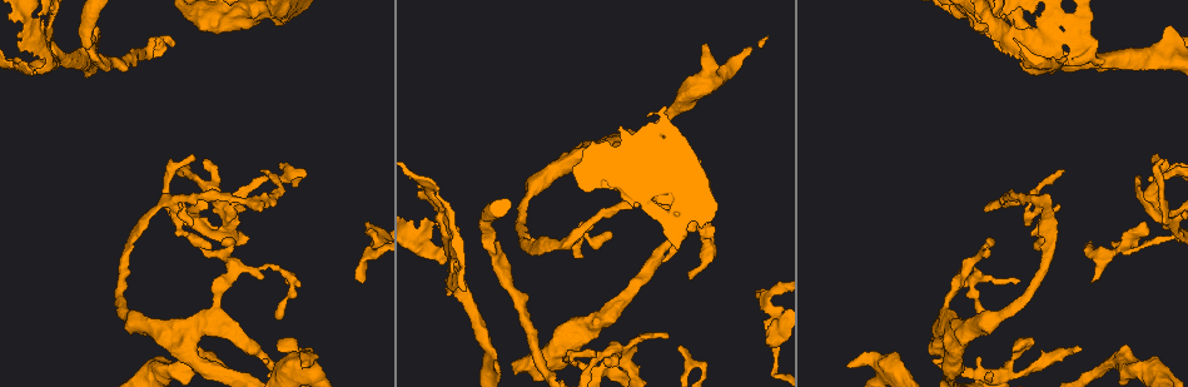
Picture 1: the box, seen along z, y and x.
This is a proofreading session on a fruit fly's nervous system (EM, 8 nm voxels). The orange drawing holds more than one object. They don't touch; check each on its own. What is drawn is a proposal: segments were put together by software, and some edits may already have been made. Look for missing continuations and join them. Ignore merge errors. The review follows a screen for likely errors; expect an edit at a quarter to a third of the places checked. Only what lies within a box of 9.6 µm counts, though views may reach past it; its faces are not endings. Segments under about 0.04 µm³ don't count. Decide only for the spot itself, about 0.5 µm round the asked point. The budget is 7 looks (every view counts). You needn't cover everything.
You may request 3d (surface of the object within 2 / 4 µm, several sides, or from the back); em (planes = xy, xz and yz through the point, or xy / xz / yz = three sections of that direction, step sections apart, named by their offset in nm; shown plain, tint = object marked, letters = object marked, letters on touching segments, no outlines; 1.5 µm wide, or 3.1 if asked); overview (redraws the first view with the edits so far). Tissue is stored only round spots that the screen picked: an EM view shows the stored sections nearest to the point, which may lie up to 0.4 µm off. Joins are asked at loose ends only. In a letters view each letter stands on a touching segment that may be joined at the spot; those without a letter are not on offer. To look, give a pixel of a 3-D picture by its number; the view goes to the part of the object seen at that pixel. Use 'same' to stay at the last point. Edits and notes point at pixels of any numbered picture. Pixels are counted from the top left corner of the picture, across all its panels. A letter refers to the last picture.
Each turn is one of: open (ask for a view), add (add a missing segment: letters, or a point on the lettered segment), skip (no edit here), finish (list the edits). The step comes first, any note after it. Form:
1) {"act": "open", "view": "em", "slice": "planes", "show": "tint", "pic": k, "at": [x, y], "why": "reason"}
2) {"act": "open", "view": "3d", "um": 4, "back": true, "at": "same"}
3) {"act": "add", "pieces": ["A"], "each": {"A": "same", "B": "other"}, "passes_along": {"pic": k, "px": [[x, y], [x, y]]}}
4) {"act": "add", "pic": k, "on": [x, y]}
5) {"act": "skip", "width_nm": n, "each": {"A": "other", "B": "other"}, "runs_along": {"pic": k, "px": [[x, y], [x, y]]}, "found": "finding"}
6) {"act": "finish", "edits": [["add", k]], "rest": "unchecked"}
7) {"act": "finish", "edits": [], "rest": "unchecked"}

{"act": "open", "view": "em", "slice": "yz", "step": 4, "show": "letters", "pic": 1, "at": [97, 45], "why": "free end"}

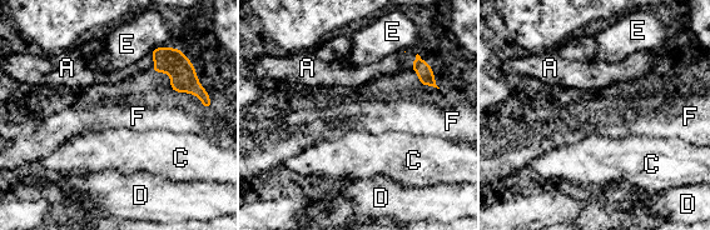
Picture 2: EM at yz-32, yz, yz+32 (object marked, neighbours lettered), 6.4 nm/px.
{"act": "open", "view": "em", "slice": "xz", "step": 8, "show": "letters", "at": "same", "why": "cut it another way"}

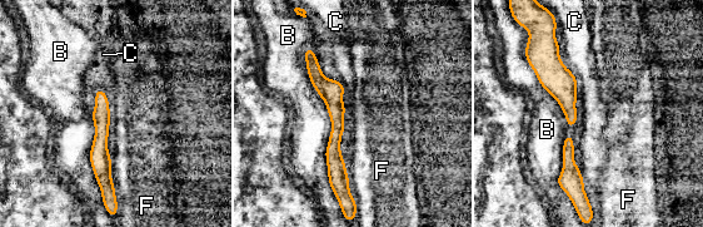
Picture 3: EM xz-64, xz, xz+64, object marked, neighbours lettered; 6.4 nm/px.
{"act": "skip", "each": {"B": "other", "C": "other", "F": "other"}, "found": "none of them fits"}

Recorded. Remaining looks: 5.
{"act": "open", "view": "em", "slice": "yz", "step": 4, "show": "tint", "pic": 1, "at": [1027, 224], "why": "an open end"}

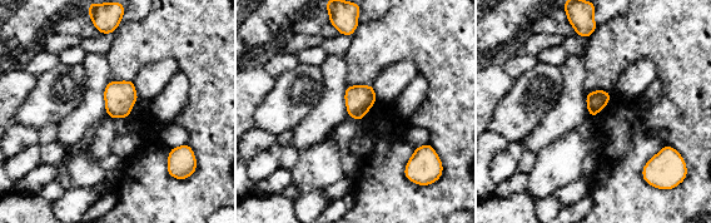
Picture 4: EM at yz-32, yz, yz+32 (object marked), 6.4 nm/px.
{"act": "open", "view": "em", "slice": "planes", "show": "letters", "at": "same"}

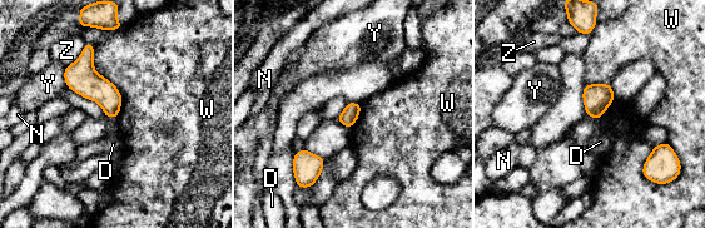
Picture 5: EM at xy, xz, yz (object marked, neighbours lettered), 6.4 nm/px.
{"act": "skip", "each": {"D": "other", "N": "other", "W": "other", "Y": "other", "Z": "other"}, "border": {"pic": 5, "px": [[95, 72], [118, 89], [118, 117]]}, "found": "none of them fits"}

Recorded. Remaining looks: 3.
{"act": "open", "view": "em", "slice": "xz", "step": 4, "show": "letters", "pic": 1, "at": [1021, 280], "why": "branch stops here"}

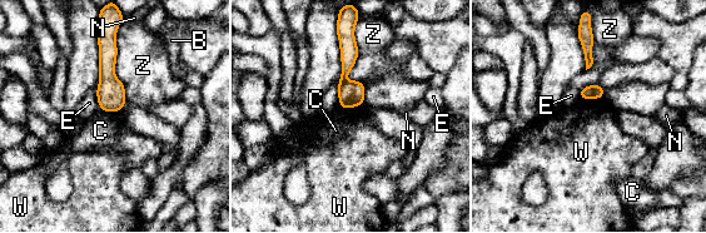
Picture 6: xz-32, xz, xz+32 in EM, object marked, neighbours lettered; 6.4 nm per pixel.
{"act": "skip", "width_nm": 80, "each": {"B": "other", "C": "other", "E": "other", "N": "other", "W": "other", "Z": "other"}, "border": {"pic": 6, "px": [[100, 109], [112, 113]]}, "found": "none of them fits"}

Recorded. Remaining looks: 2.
{"act": "finish", "edits": [], "rest": "unchecked"}

